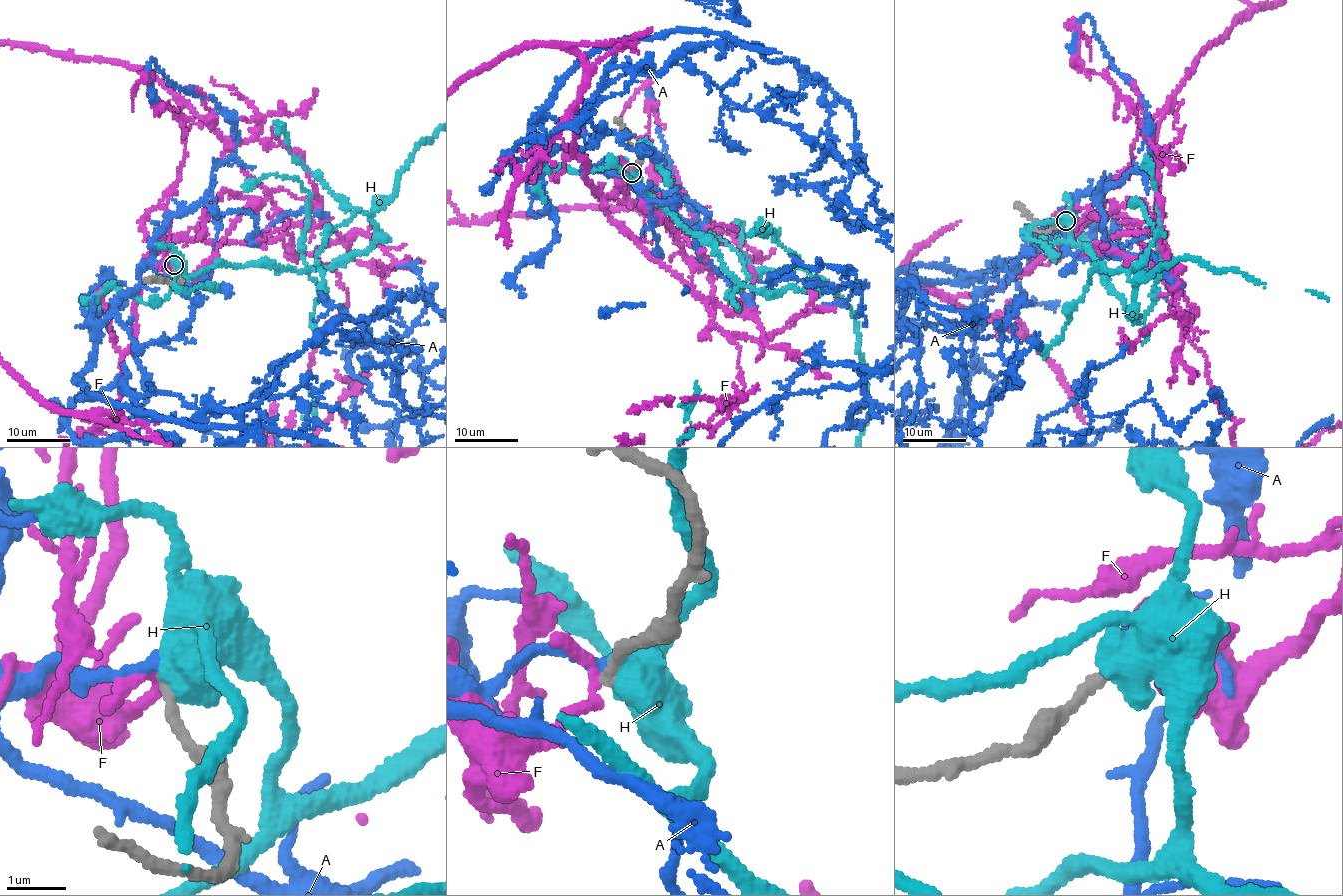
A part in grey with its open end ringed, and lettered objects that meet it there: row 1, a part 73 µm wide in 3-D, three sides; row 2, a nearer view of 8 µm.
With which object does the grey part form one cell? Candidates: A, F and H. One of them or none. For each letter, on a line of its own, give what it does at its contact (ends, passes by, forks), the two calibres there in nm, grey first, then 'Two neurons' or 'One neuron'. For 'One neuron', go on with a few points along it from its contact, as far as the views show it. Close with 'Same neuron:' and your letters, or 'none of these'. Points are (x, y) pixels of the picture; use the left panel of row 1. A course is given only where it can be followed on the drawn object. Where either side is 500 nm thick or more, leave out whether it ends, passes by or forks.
A: It ends there. Thickness 160 nm (grey) against 200 nm. Two neurons
F: It passes by. Thickness 170 nm (grey) against 160 nm. Two neurons
H: Thickness 200 nm (grey) against 800 nm. Two neurons
Same neuron: none of these

